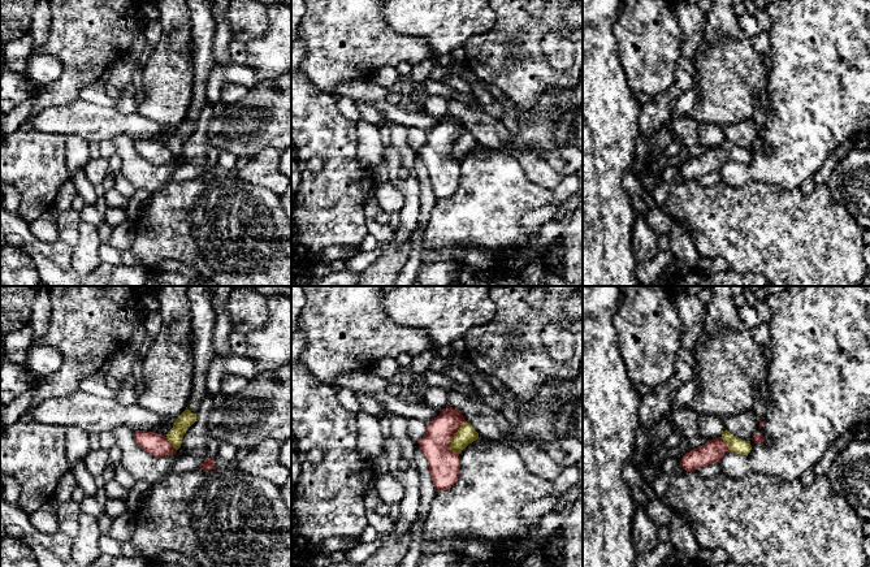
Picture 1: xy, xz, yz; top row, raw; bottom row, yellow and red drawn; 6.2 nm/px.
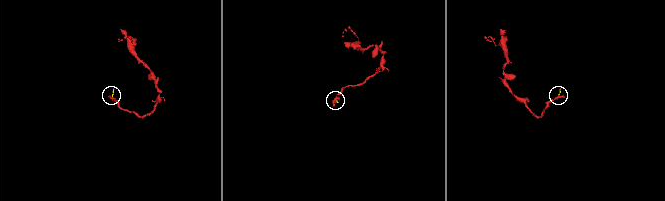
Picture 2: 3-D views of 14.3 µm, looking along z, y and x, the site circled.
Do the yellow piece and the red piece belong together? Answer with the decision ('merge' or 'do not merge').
do not merge

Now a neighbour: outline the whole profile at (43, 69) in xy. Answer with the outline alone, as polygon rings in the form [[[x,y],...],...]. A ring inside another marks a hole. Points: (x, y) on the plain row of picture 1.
[[[31,53],[22,74],[26,82],[47,86],[57,81],[61,73],[62,65],[53,55]]]

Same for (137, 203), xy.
[[[135,190],[133,196],[129,199],[129,205],[127,205],[127,216],[130,220],[134,221],[138,216],[142,215],[150,196],[151,195],[146,191]]]

